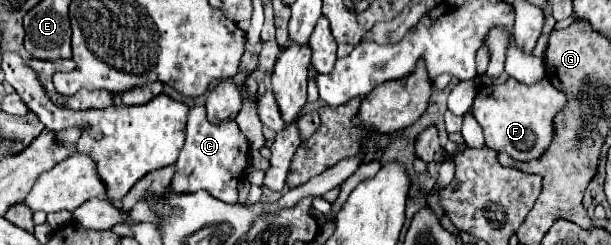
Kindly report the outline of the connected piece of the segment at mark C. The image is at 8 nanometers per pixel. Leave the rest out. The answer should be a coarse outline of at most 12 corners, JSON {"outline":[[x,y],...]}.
{"outline":[[190,108],[170,190],[238,202],[248,138]]}

